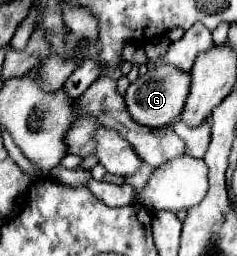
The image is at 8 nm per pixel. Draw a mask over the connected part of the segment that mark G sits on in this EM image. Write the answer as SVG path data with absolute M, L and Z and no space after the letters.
M167 35L155 37L155 41L145 43L145 55L147 55L147 61L151 61L151 69L141 79L131 83L125 93L125 103L127 103L129 115L137 123L141 123L145 127L153 127L153 129L167 127L169 123L179 119L179 113L183 111L187 93L191 87L191 73L183 73L181 69L175 69L173 65L167 65L163 61L163 53L167 53L169 45L171 45L171 41L167 39Z

